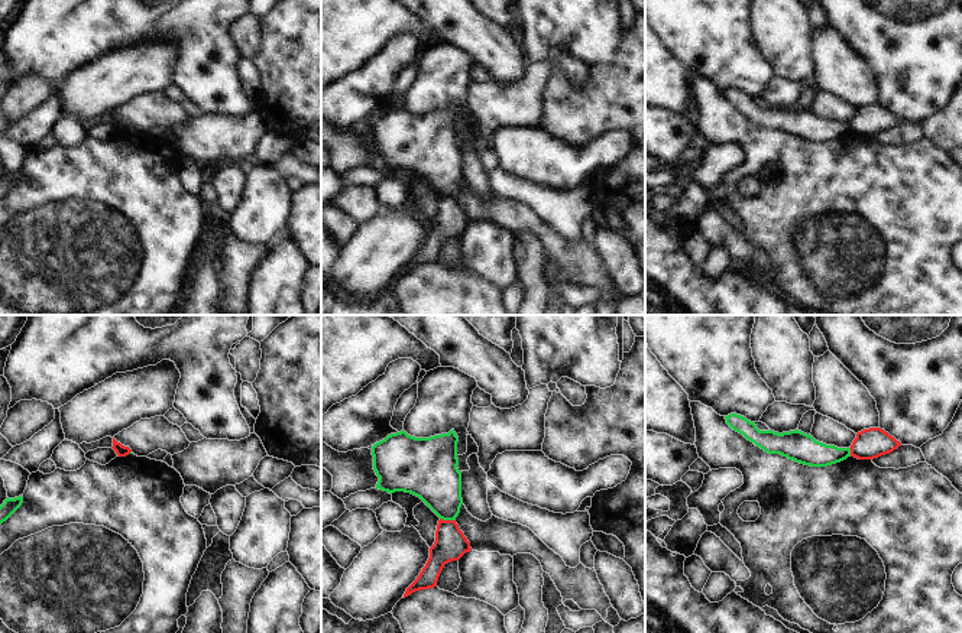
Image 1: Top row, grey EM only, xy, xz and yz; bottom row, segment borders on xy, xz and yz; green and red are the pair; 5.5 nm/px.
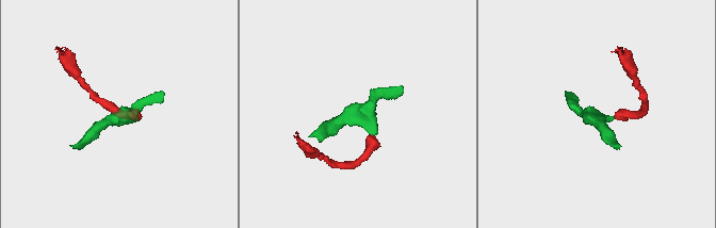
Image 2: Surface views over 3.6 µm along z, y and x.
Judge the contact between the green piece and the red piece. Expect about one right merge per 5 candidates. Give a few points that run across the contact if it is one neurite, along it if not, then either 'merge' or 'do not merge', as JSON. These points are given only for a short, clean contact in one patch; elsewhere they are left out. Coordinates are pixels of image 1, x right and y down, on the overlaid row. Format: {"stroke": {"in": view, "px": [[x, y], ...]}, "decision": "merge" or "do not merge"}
{"stroke": {"in": "xz", "px": [[440, 518], [454, 520]]}, "decision": "do not merge"}

